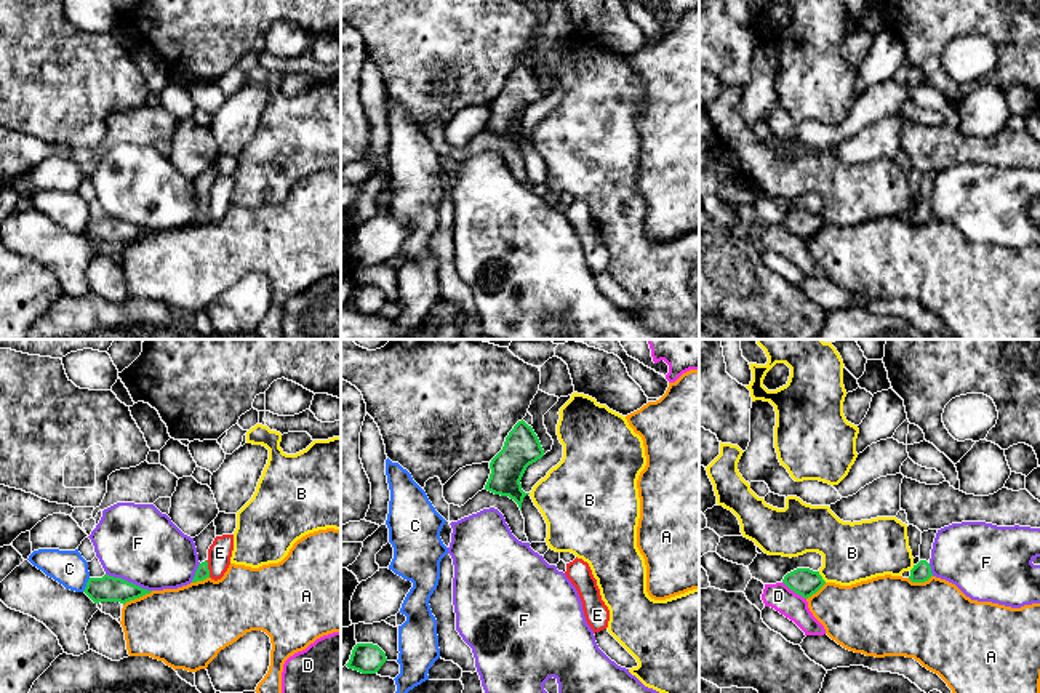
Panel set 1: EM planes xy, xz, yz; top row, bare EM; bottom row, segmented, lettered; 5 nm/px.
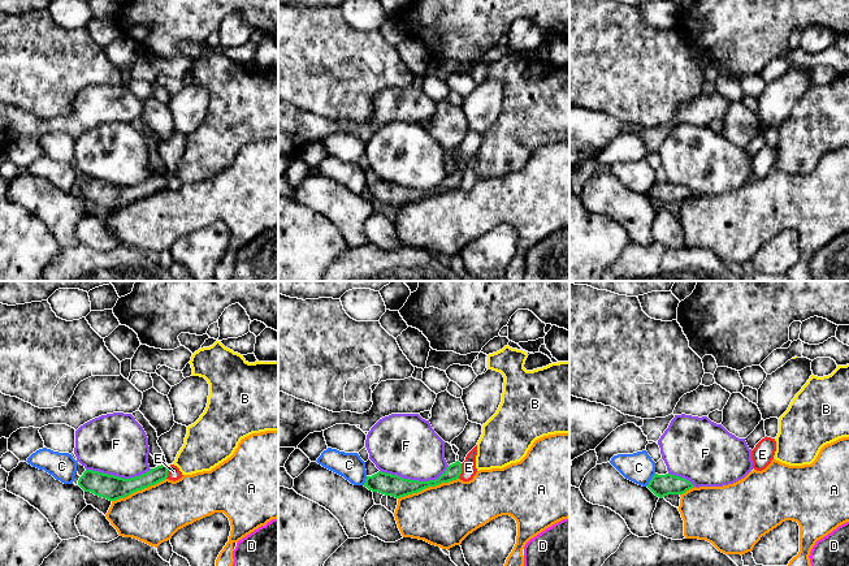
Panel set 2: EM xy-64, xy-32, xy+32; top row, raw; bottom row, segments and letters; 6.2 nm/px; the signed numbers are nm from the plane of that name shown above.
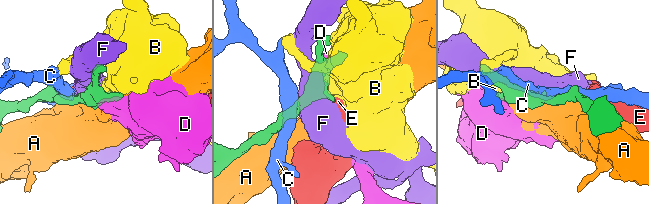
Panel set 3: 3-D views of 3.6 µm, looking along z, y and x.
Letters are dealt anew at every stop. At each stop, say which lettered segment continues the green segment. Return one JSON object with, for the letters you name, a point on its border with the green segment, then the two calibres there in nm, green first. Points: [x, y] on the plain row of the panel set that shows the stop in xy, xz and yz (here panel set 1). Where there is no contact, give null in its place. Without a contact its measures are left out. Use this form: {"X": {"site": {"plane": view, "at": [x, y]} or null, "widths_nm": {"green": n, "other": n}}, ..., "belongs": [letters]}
{"belongs": []}

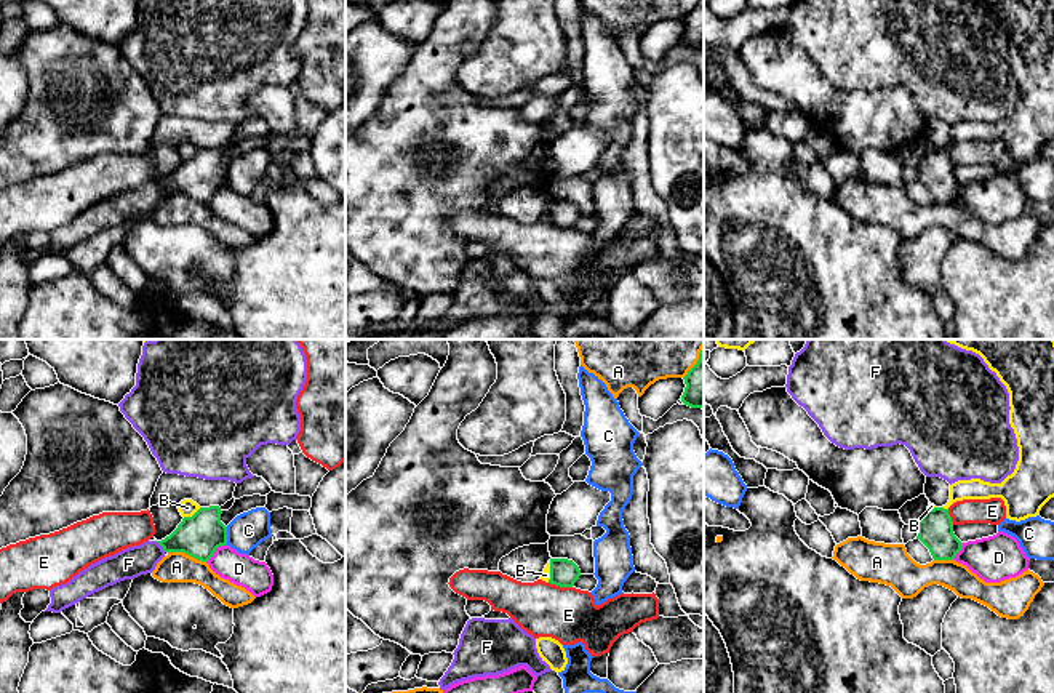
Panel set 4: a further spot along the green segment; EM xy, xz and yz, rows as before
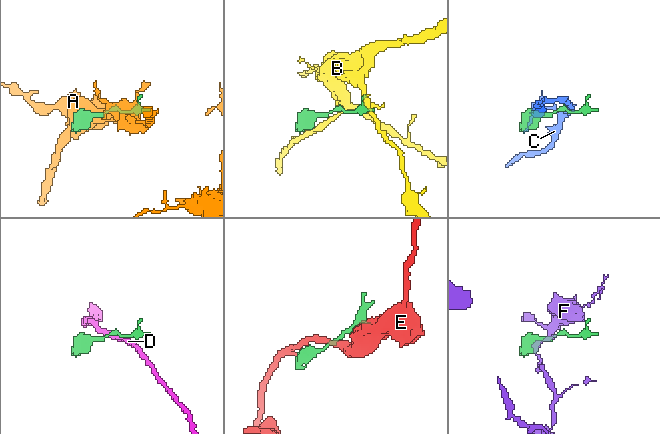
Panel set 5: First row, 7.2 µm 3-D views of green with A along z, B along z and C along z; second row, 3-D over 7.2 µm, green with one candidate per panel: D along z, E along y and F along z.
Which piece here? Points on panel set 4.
{"belongs": []}

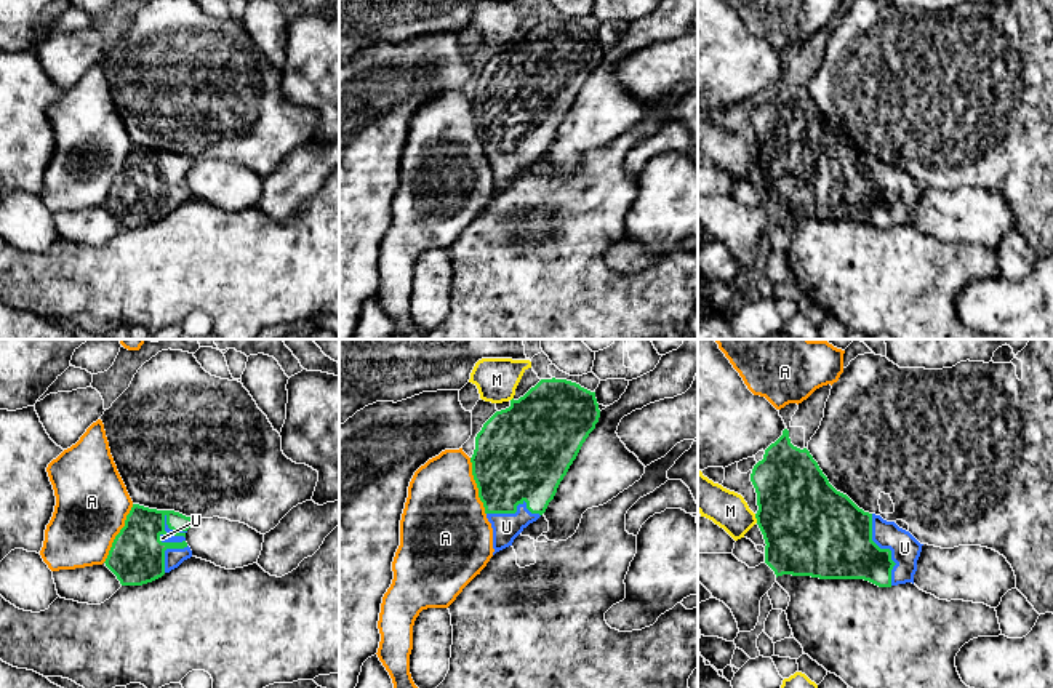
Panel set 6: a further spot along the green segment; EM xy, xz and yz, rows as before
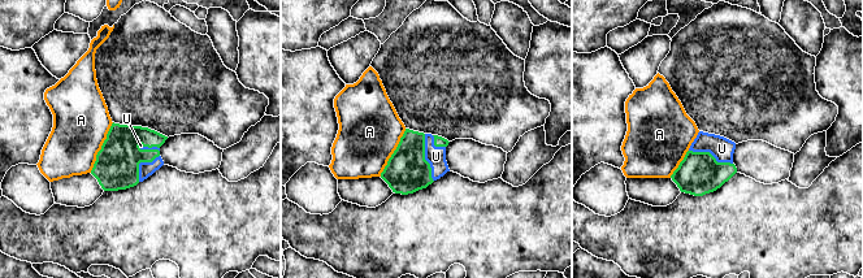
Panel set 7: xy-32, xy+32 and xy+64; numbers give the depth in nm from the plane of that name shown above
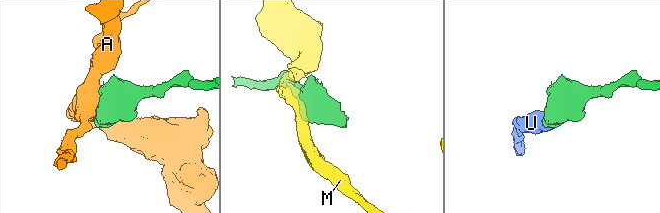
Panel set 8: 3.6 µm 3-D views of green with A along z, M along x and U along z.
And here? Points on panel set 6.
{"U": {"site": {"plane": "xy", "at": [172, 170]}, "widths_nm": {"green": 280, "other": 30}}, "belongs": ["U"]}

